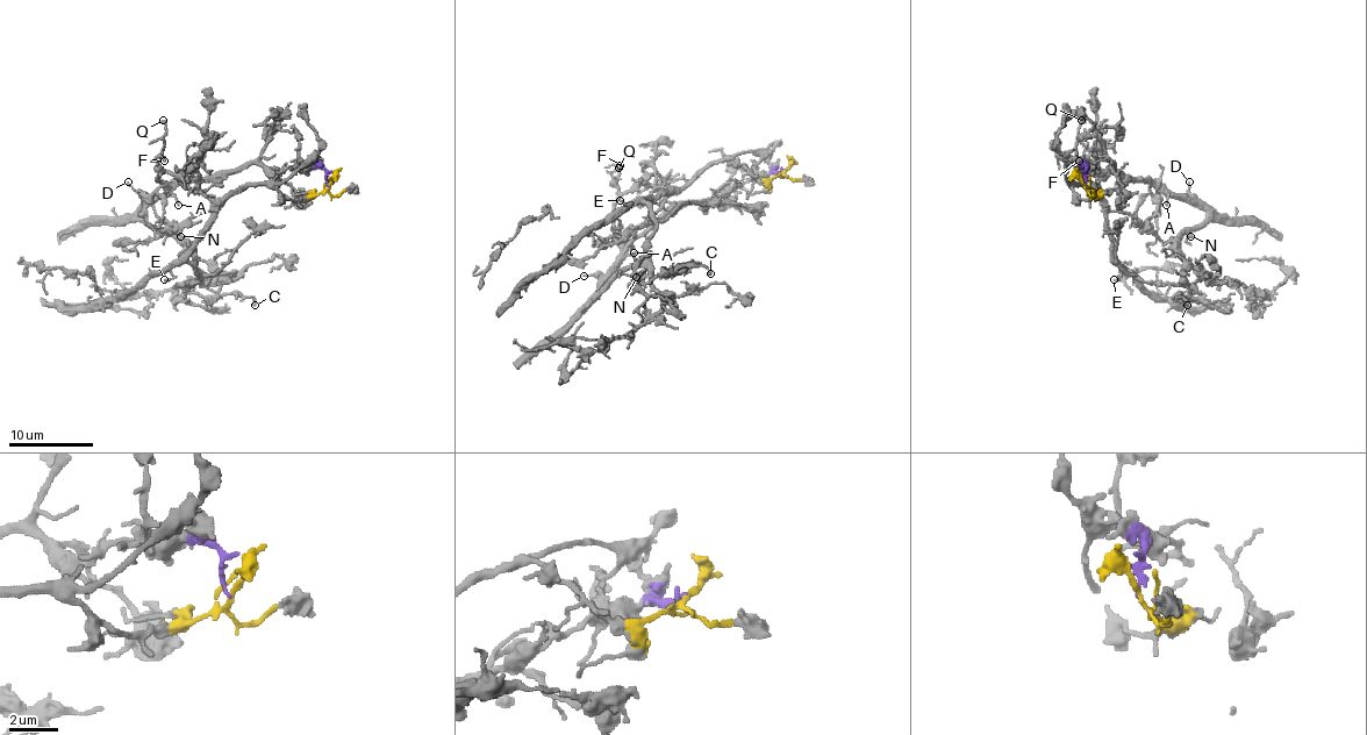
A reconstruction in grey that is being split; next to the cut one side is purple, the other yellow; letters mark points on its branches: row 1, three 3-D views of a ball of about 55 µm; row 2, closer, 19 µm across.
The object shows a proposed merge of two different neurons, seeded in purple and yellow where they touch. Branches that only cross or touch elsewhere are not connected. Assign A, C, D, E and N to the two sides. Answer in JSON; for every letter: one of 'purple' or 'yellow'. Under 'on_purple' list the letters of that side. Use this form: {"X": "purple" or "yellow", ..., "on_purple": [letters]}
{"A": "purple", "C": "yellow", "D": "purple", "E": "yellow", "N": "purple", "on_purple": ["A", "D", "N"]}

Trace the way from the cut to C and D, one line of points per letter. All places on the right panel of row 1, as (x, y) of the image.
C: (1085, 186), (1090, 199), (1072, 188), (1103, 201), (1114, 258), (1146, 282), (1186, 284), (1186, 305)
D: (1085, 186), (1087, 168), (1095, 168), (1101, 173), (1111, 163), (1123, 173), (1152, 178), (1186, 197), (1188, 183)

